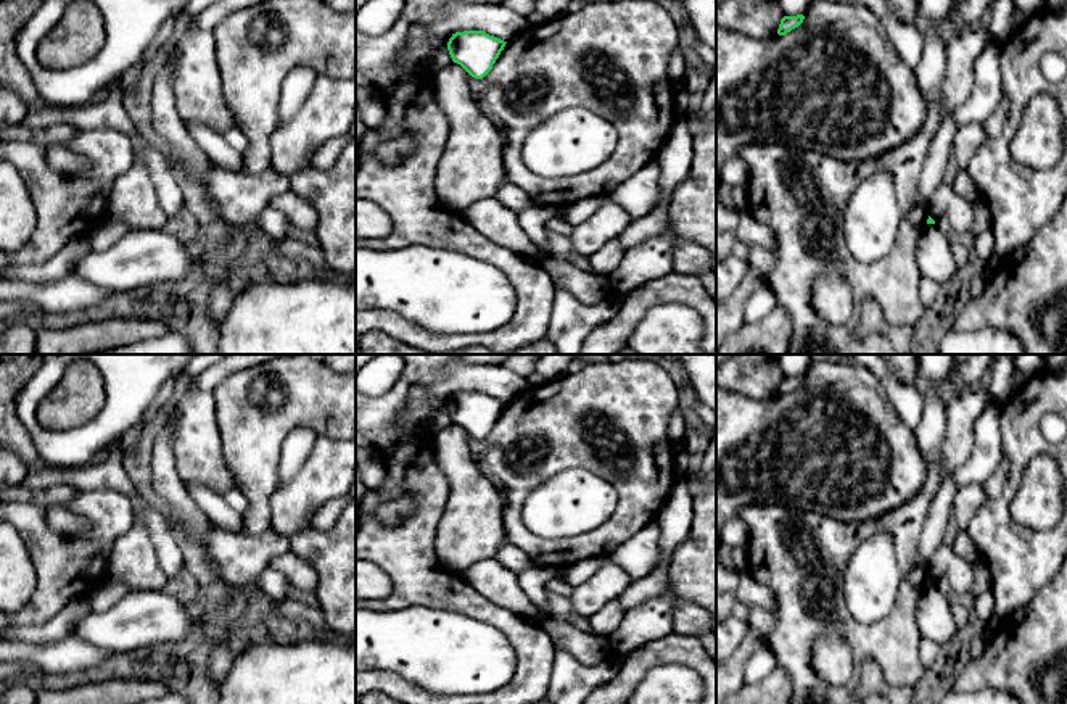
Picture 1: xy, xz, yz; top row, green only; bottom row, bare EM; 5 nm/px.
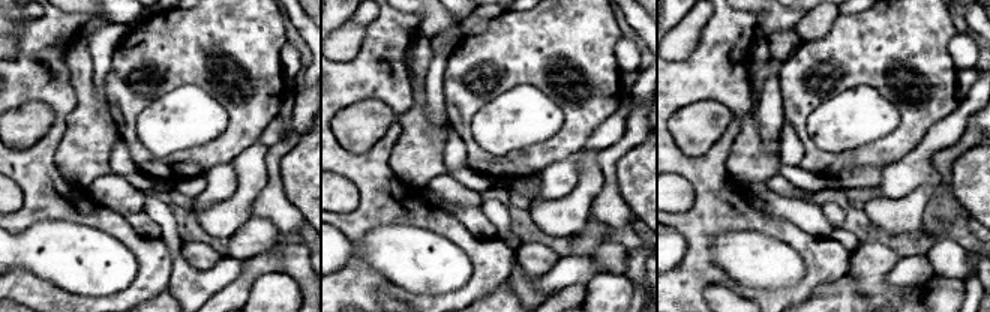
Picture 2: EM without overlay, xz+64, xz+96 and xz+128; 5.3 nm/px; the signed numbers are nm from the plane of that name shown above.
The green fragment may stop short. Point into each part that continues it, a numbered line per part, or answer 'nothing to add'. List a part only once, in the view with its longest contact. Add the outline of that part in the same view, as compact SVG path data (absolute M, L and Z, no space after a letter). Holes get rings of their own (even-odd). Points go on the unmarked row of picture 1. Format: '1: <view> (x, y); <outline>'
nothing to add

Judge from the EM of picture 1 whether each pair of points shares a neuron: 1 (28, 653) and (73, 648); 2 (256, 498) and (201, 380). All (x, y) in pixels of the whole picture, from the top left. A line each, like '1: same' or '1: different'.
1: same
2: different

